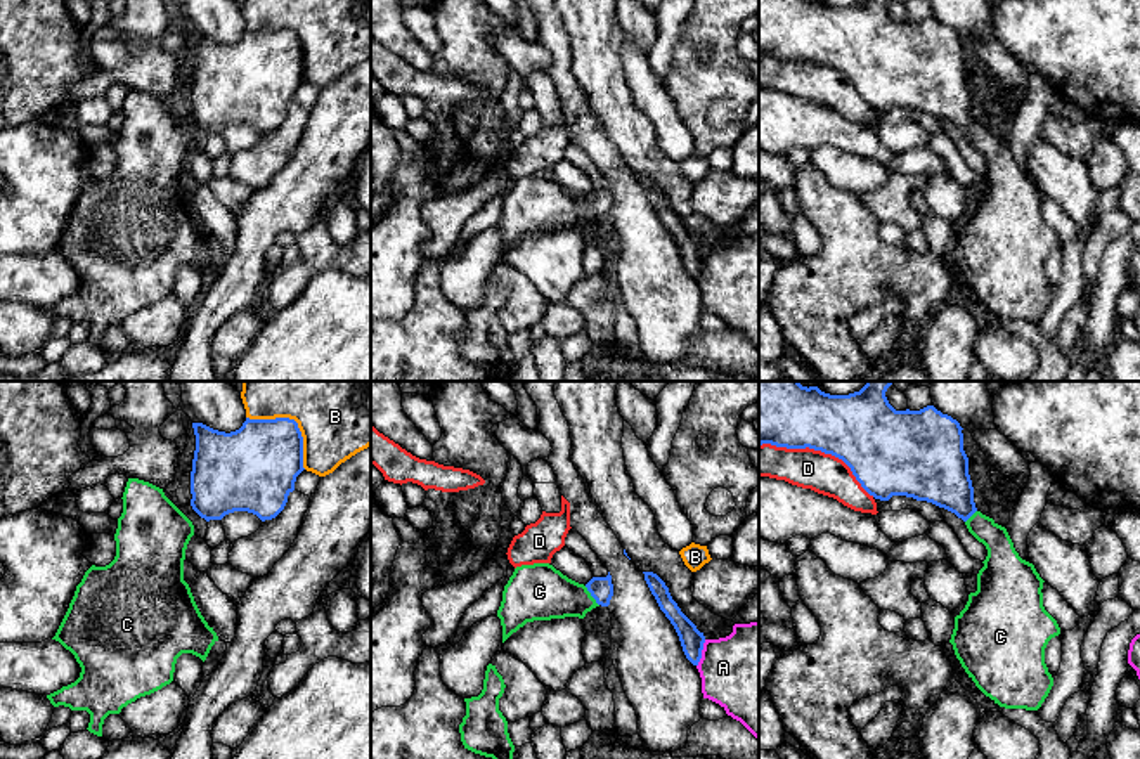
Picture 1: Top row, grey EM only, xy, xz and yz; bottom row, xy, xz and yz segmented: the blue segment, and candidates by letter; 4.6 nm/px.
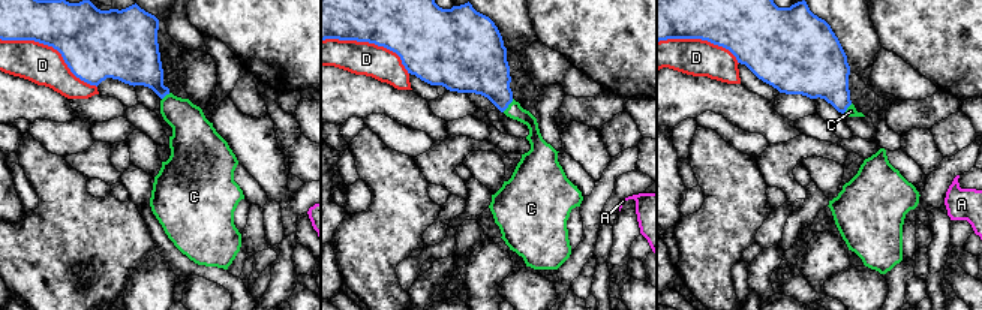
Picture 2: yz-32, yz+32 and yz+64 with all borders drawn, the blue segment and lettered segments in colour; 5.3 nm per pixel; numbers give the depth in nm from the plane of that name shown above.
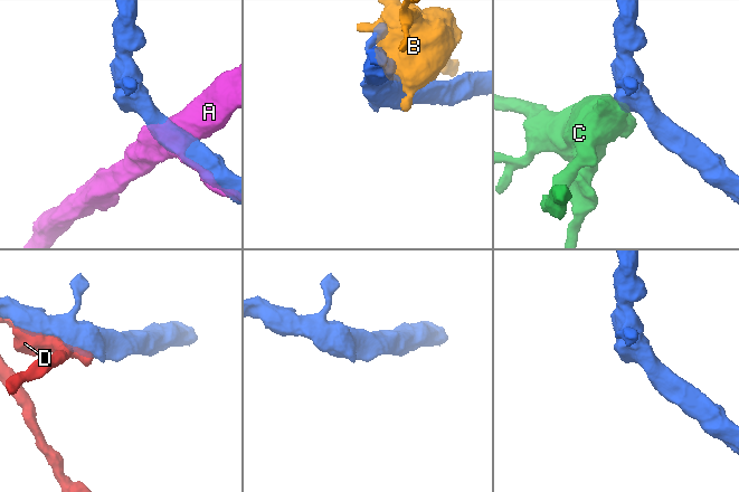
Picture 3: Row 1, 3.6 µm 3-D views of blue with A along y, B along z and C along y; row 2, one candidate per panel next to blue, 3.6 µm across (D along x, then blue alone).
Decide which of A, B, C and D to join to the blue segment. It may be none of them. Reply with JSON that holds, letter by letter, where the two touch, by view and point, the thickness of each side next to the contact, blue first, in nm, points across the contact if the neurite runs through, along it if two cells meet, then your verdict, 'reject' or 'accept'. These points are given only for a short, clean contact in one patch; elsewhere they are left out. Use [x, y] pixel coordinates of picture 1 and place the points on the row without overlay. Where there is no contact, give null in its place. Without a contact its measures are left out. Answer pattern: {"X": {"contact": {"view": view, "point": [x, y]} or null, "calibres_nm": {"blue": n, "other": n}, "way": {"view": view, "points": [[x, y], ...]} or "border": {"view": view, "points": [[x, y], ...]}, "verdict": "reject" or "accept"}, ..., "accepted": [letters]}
{"A": {"contact": {"view": "xz", "point": [700, 265]}, "calibres_nm": {"blue": 110, "other": 400}, "verdict": "reject"}, "B": {"contact": {"view": "xy", "point": [295, 33]}, "calibres_nm": {"blue": 360, "other": 340}, "verdict": "reject"}, "C": {"contact": {"view": "xz", "point": [591, 207]}, "calibres_nm": {"blue": 110, "other": 260}, "way": {"view": "xz", "points": [[602, 201], [591, 207], [548, 207], [539, 203]]}, "verdict": "accept"}, "D": {"contact": {"view": "yz", "point": [820, 61]}, "calibres_nm": {"blue": 340, "other": 190}, "verdict": "reject"}, "accepted": ["C"]}

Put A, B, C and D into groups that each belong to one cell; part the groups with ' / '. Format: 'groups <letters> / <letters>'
groups A / B / C / D

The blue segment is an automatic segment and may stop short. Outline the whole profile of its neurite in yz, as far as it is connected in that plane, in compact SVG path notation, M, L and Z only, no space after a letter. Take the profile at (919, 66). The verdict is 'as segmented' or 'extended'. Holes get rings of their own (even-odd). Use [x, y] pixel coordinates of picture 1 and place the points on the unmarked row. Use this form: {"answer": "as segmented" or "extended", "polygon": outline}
{"answer": "extended", "polygon": "M759 0L759 57L809 59L832 66L851 80L875 111L906 107L962 130L986 158L988 168L977 185L977 203L968 206L965 220L955 229L949 255L968 289L994 315L1038 322L1053 298L1045 260L1060 246L1057 232L1043 218L1045 192L1033 175L1019 168L1007 140L975 120L960 35L934 17L896 23L885 3L861 0L849 7L830 7L819 0Z"}

